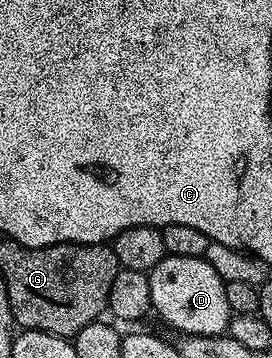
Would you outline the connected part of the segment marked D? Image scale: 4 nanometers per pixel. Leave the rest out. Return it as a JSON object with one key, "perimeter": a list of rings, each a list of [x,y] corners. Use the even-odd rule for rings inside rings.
{"perimeter":[[[167,255],[149,272],[151,283],[151,303],[153,312],[159,313],[174,329],[179,329],[182,335],[191,337],[221,337],[230,328],[232,314],[228,307],[226,282],[216,275],[216,267],[208,263],[205,257],[172,257]]]}

